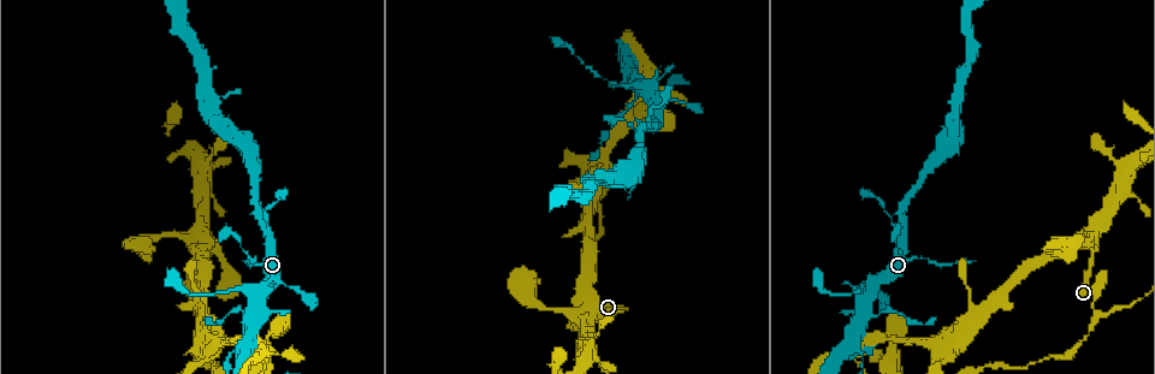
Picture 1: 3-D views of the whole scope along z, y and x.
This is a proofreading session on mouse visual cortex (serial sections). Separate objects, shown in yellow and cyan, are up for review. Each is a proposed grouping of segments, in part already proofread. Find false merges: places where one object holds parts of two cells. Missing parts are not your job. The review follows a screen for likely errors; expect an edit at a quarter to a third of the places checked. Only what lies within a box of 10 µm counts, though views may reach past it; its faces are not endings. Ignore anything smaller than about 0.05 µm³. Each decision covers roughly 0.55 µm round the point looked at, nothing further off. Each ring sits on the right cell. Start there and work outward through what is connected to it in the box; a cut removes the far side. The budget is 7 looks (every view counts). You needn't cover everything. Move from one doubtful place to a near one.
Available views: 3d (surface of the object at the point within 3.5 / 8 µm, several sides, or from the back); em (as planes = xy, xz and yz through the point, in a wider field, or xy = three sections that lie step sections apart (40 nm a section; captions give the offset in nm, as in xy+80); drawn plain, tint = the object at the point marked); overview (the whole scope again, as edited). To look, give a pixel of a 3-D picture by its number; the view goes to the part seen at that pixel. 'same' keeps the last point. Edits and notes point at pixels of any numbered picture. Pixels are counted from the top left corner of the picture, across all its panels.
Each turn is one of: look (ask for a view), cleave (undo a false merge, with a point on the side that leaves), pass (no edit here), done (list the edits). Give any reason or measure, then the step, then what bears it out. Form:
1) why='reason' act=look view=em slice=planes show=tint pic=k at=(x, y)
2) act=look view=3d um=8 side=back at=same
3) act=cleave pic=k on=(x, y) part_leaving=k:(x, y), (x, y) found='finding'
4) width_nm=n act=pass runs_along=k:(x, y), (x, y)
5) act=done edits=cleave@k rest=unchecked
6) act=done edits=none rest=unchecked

why='sharp bend' act=look view=3d um=3.5 pic=1 at=(202, 240)

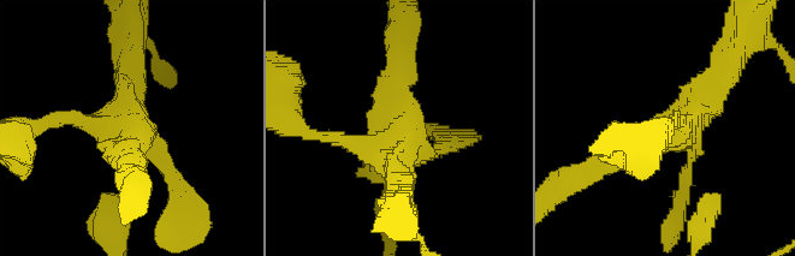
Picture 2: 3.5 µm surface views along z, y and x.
arms=4 arm_widths_nm=200,200,300,350 why='need the tissue' act=look view=em slice=xy step=2 show=tint pic=2 at=(404, 149)

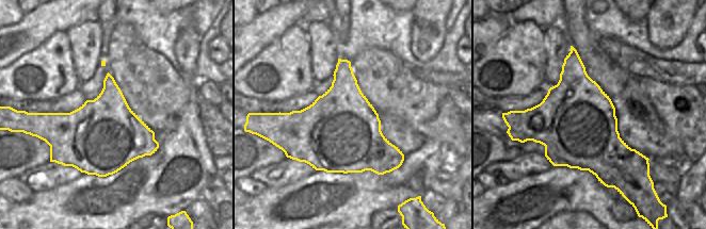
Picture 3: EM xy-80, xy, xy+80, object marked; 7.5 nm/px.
act=pass runs_along=2:(446, 144), (402, 144), (398, 77) found='one cell here'

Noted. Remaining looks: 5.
act=look view=3d um=3.5 pic=1 at=(213, 351)

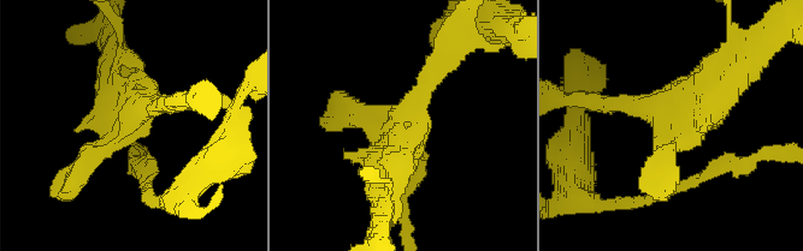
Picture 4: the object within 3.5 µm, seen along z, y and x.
why='shape alone is not enough' act=look view=em slice=xy step=5 show=tint pic=4 at=(689, 119)

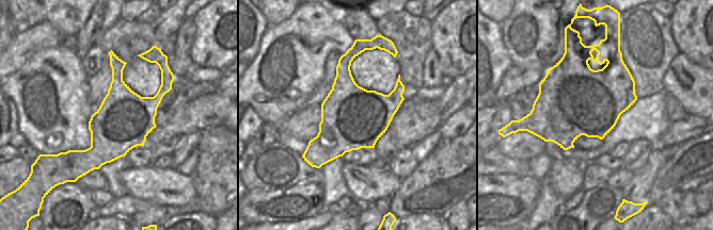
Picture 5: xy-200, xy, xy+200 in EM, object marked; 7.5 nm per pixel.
act=pass runs_along=4:(384, 195), (402, 115), (432, 72) found='continuous, no second cell'

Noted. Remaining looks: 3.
why='three arms meet' act=look view=3d um=3.5 pic=1 at=(261, 348)

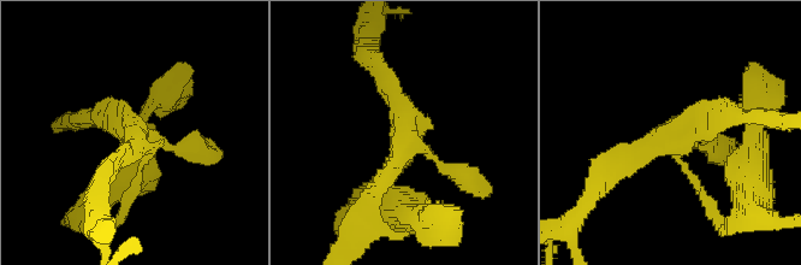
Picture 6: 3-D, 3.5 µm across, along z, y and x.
why='shape alone is not enough' act=look view=em slice=xy step=5 show=tint pic=6 at=(137, 134)

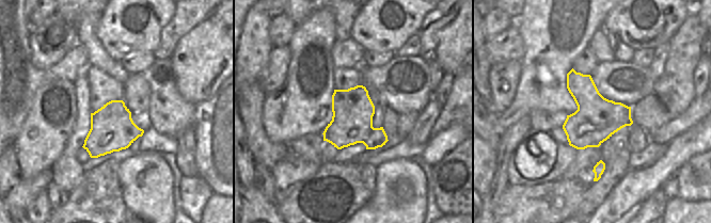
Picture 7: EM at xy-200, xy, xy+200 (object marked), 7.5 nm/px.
why='cut it another way' act=look view=em slice=planes show=tint at=same

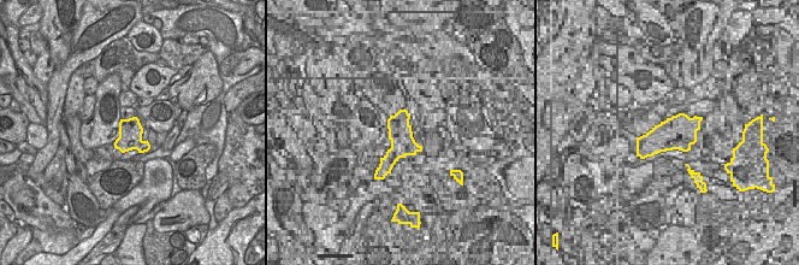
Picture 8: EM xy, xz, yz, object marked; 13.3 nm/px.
act=cleave pic=6 on=(124, 180) found='a second cell is stuck on'

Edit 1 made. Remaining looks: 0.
act=done edits=cleave@6 rest=unchecked

